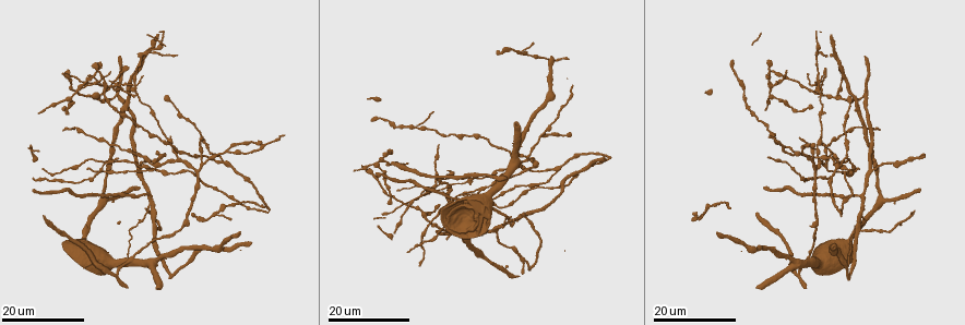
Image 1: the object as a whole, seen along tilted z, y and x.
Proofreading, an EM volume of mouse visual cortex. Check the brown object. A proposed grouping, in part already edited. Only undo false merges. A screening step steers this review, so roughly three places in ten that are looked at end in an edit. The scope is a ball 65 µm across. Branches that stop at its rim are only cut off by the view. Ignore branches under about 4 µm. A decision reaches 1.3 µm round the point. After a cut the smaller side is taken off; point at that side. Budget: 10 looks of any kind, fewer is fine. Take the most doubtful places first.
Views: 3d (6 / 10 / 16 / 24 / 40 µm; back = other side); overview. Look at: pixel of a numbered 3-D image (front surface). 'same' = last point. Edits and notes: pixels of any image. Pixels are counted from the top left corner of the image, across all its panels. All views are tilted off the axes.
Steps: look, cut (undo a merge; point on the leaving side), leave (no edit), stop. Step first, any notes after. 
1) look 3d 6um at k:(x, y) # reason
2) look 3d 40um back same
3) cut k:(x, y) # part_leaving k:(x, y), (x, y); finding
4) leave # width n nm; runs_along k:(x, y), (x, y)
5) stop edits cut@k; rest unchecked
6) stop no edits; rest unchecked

look 3d 24um at 1:(134, 83)

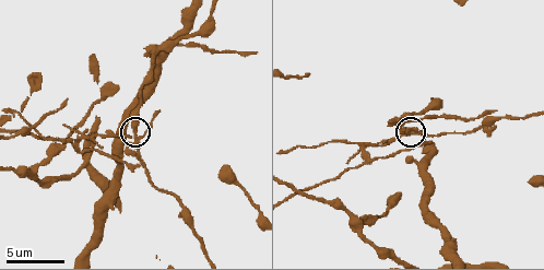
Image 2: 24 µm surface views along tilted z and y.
look 3d 10um at 2:(134, 136)

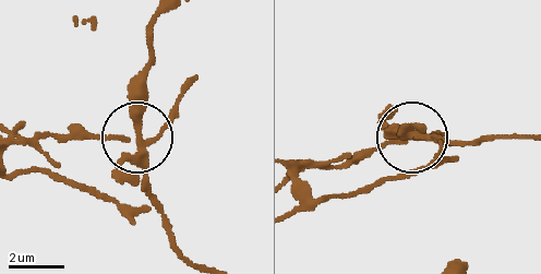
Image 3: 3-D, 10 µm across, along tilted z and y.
cut 3:(101, 139) # part_leaving 3:(136, 140), (20, 140); a second cell is stuck on

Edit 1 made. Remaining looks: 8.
look 3d 16um at 2:(179, 38) # two arms in line, one across

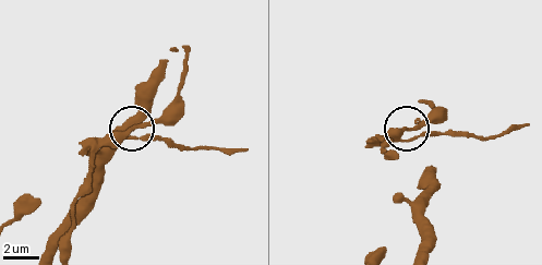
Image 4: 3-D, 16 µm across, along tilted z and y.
leave # side_arm 7 um; arms 3; continuous, no second cell

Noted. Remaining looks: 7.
look 3d 24um at 1:(151, 206)

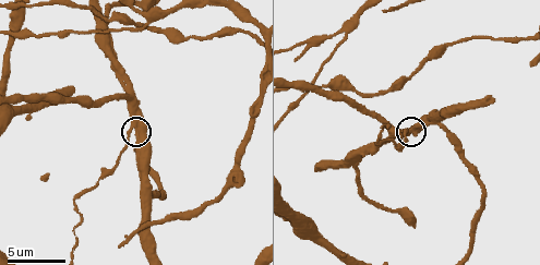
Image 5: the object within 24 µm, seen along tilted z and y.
look 3d 10um at 5:(131, 129)

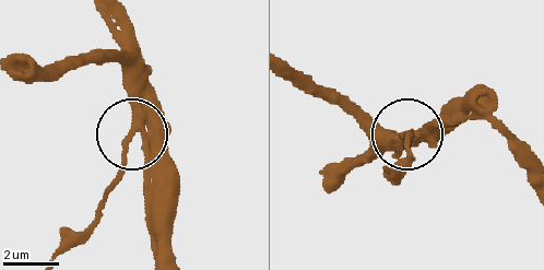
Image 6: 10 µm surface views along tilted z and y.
cut 6:(121, 165) # width 450 nm; part_leaving 6:(136, 127), (119, 182), (59, 251); a second cell is stuck on

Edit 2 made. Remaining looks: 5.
look 3d 10um at 5:(313, 79) # three arms meet

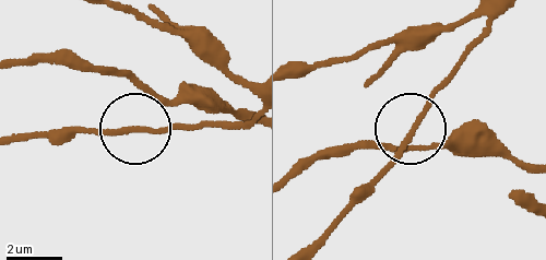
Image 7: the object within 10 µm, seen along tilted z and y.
leave # side_arm 14 um; runs_along 7:(491, 15), (402, 143), (353, 198); continuous, no second cell

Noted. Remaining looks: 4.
look 3d 16um at 1:(769, 87) # branch point

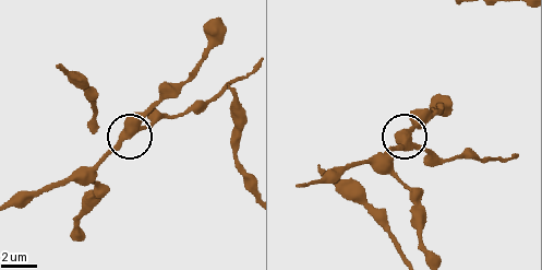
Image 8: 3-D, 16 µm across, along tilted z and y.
look 3d 10um at 8:(407, 137)

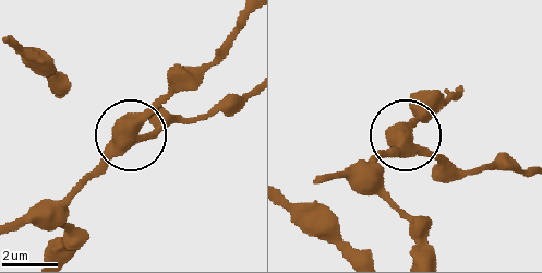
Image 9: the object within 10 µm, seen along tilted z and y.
leave # side_arm 16 um; arms 3; one cell here

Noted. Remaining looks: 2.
stop edits cut@3, cut@6; rest unchecked

